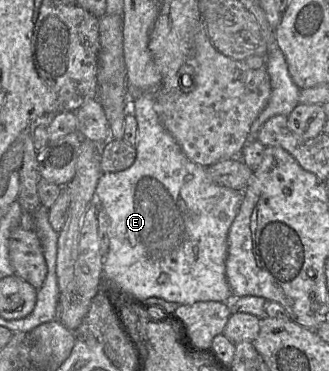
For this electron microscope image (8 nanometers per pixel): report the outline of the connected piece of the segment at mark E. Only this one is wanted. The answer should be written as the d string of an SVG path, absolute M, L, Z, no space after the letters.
M155 92L145 93L135 99L130 99L130 111L137 121L137 139L134 144L136 150L136 158L133 164L122 171L102 173L95 190L95 204L98 208L104 210L110 221L108 237L109 248L105 258L112 258L113 278L116 287L114 289L115 296L118 296L119 291L135 291L137 293L145 293L148 295L144 297L161 298L167 302L174 302L177 304L187 305L200 301L217 301L226 302L230 304L231 313L245 312L250 313L258 318L266 315L265 303L266 299L259 296L245 295L238 298L232 297L232 292L226 278L226 258L227 258L227 237L229 229L238 213L239 207L243 198L243 191L233 190L216 184L208 175L207 167L199 165L191 161L182 151L179 144L173 136L162 125L159 115L156 110Z

